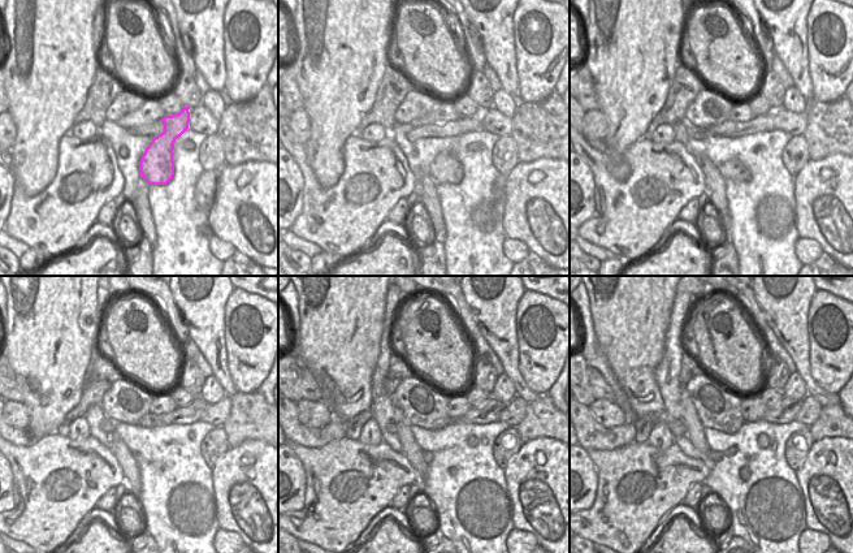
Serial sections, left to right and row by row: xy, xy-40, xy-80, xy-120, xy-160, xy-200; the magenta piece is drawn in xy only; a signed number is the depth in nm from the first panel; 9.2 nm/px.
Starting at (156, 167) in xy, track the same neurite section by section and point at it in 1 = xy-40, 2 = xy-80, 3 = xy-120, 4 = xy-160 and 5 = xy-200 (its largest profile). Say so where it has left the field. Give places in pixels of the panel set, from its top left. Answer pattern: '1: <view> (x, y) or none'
1: xy-40 (444, 169)
2: xy-80 (731, 169)
3: xy-120 (137, 456)
4: xy-160 (428, 457)
5: xy-200 (714, 457)

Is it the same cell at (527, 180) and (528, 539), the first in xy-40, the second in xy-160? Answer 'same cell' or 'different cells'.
different cells

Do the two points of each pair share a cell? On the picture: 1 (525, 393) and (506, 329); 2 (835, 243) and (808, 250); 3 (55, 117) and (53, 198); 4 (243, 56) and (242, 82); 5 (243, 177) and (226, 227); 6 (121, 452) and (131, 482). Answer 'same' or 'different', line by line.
1: same
2: different
3: different
4: same
5: same
6: same

